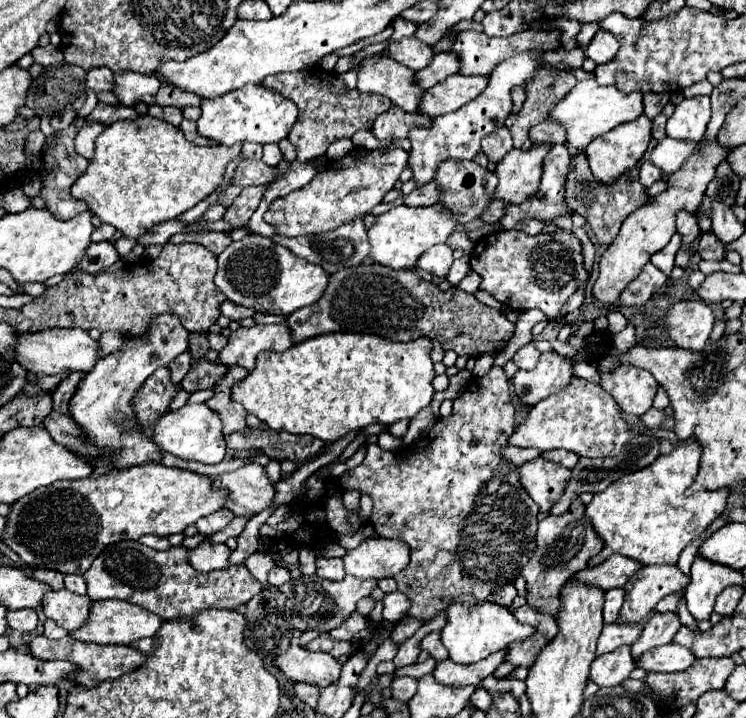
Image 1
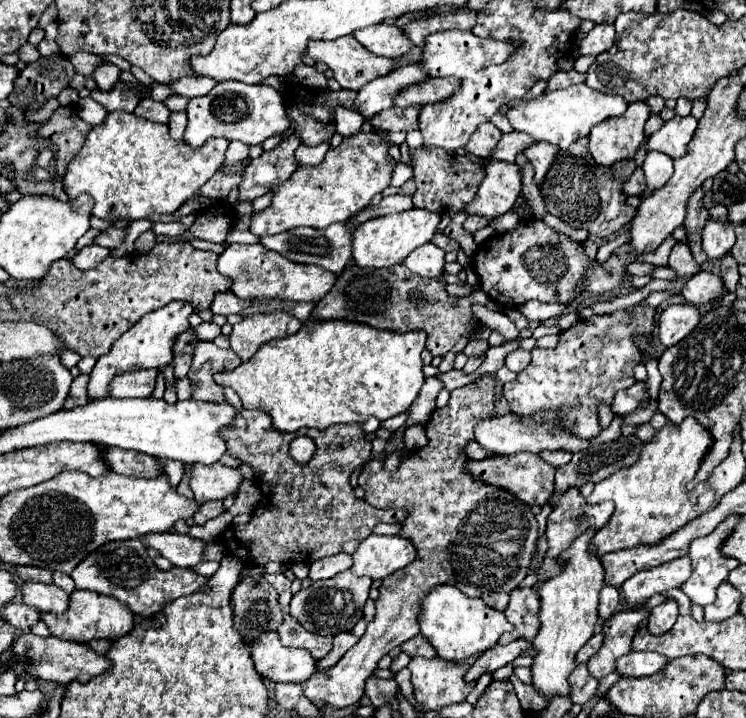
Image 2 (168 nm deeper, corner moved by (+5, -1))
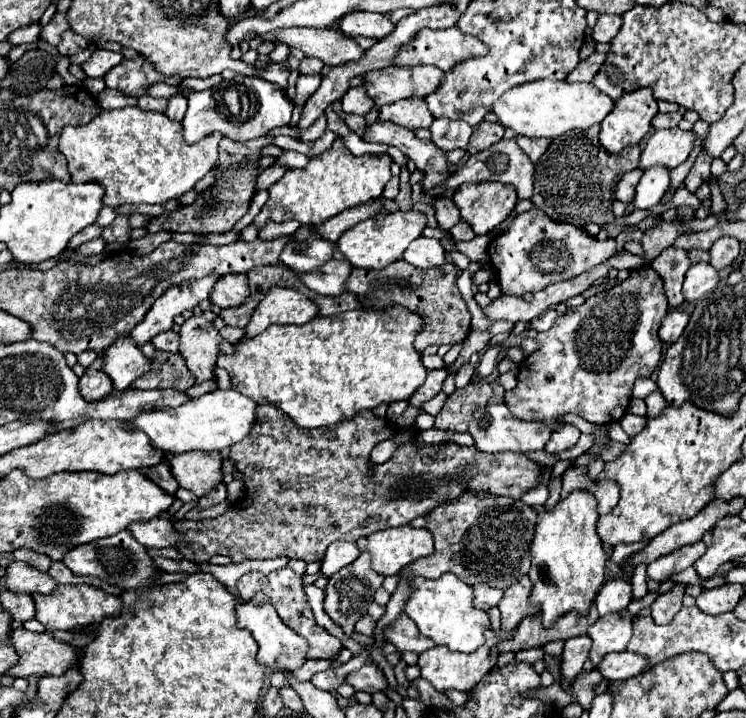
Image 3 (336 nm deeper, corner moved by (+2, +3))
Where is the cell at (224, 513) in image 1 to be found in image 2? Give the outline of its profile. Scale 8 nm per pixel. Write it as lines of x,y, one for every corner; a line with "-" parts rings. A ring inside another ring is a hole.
211,500
211,502
199,506
199,512
195,512
193,520
195,520
197,524
205,524
207,520
217,518
219,514
223,514
223,510
225,510
225,508
223,508
223,502
219,502
219,500

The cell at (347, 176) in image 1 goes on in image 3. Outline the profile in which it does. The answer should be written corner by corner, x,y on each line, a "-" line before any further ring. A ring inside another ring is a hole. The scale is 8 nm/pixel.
336,138
330,150
322,152
320,156
311,157
310,164
306,168
286,170
286,174
268,188
270,198
262,206
260,214
254,218
252,224
258,230
262,230
268,220
272,222
298,220
300,224
318,226
348,208
380,198
382,188
392,178
390,164
392,164
392,158
388,154
354,156
350,154
350,150
346,150
344,140

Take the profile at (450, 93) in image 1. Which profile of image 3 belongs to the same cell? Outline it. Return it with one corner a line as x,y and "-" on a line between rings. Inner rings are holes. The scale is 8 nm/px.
390,66
366,74
364,84
368,88
370,98
374,98
378,106
384,106
412,96
426,98
440,86
442,78
444,72
432,66
418,66
418,68

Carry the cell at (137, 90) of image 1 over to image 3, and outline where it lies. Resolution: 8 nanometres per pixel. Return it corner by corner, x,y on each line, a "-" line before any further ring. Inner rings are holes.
96,50
92,52
92,56
88,58
86,64
82,64
82,70
90,76
90,78
104,78
104,74
108,70
112,70
114,66
118,66
124,60
124,56
120,52
110,52
110,50

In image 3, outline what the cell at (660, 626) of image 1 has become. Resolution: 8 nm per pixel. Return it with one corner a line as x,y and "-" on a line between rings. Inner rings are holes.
676,584
670,592
660,594
652,608
652,618
656,624
670,624
678,610
682,608
682,596
684,596
684,584

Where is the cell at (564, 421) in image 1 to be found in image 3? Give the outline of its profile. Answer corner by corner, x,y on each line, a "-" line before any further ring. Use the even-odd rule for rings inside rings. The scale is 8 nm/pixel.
488,404
484,410
474,410
468,432
474,436
480,452
534,452
542,450
550,440
550,428
528,428
528,422
514,420
506,404

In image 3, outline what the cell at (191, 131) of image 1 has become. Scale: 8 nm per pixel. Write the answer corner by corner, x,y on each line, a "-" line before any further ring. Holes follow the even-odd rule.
172,96
172,98
168,100
166,116
168,116
170,120
180,122
180,120
184,118
184,114
186,114
186,96

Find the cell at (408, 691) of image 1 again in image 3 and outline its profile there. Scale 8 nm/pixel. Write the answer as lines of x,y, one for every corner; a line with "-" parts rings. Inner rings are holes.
366,664
366,666
360,668
358,672
352,672
352,674
346,678
346,682
352,684
356,690
364,690
364,692
368,692
368,694
382,692
382,690
388,686
386,676
378,670
376,664

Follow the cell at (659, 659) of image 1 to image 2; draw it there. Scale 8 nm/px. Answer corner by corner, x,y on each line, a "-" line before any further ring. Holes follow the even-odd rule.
629,652
629,654
621,656
615,664
617,664
617,672
621,676
641,678
641,676
651,676
651,674
663,670
667,660
655,652

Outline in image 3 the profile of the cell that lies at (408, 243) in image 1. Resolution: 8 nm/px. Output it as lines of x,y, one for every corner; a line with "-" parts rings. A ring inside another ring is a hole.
410,210
410,212
392,212
392,214
378,214
370,220
364,220
360,224
356,224
354,228
346,230
338,244
338,250
346,256
346,260
356,266
356,268
386,268
388,264
396,262
402,258
404,250
410,246
410,242
414,242
416,238
422,236
422,230
426,228
428,220
426,214
418,212
418,210

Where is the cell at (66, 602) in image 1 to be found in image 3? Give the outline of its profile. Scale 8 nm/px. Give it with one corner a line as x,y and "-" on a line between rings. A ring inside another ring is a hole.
14,562
8,568
4,586
12,592
22,592
22,594
52,594
58,588
58,582
50,574
38,572
28,564

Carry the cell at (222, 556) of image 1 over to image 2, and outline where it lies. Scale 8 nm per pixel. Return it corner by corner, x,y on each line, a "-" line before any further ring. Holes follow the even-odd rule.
155,532
151,536
143,536
143,542
147,548
157,550
163,558
173,562
173,566
181,568
193,568
203,558
205,542
177,534
177,532

